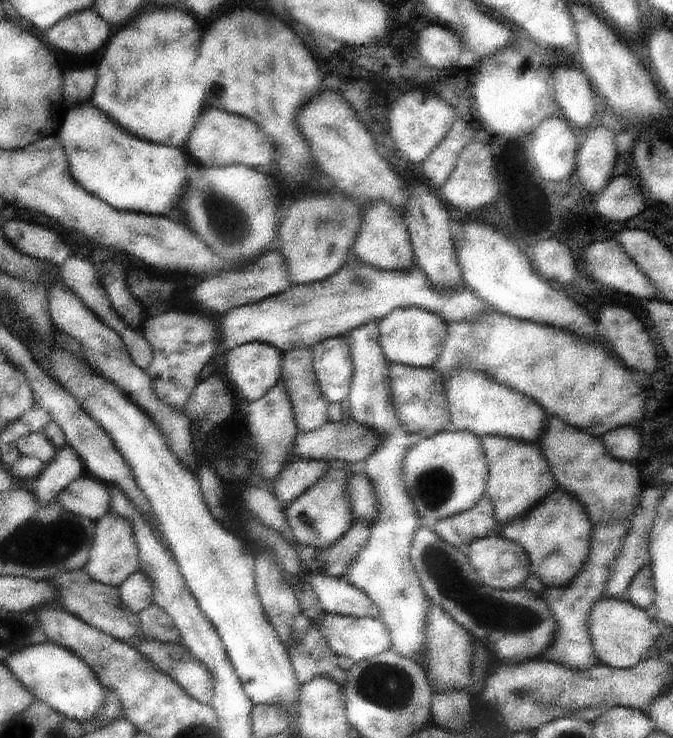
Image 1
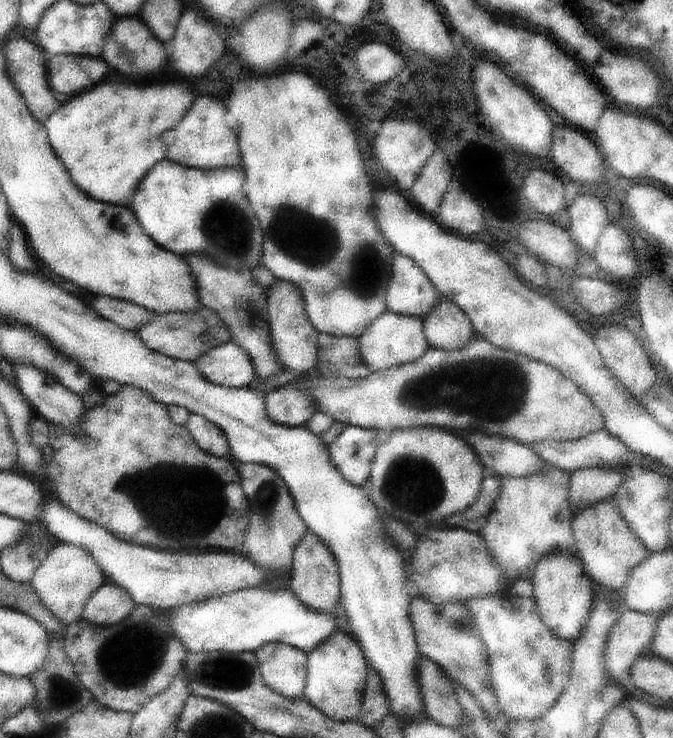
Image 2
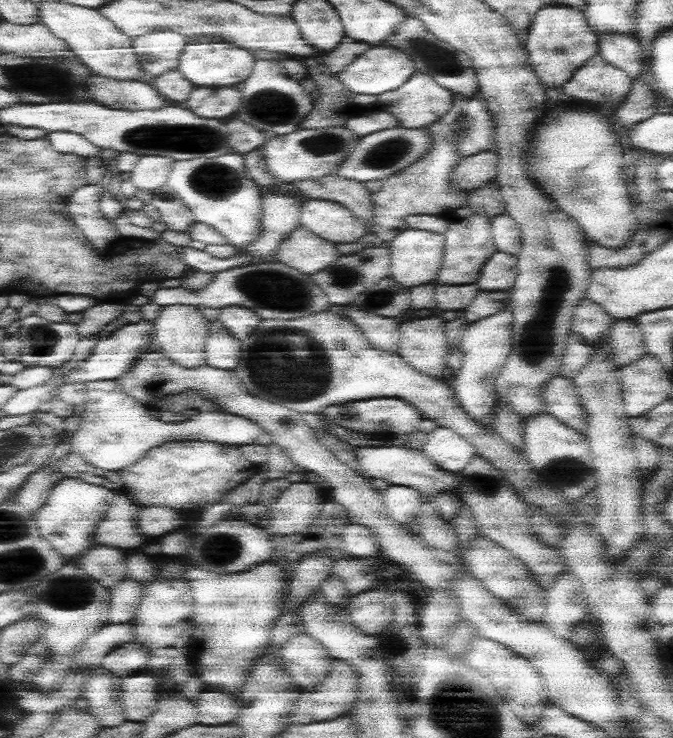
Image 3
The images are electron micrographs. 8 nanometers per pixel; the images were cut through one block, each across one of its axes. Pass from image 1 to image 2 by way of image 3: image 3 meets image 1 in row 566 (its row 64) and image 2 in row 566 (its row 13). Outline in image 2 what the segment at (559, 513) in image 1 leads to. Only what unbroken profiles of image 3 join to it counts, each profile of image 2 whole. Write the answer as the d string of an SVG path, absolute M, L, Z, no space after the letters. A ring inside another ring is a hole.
M553 554L537 564L535 574L529 580L533 584L533 602L537 604L539 618L543 620L547 630L561 640L567 642L577 640L591 618L595 600L591 578L585 574L583 564L571 556Z

